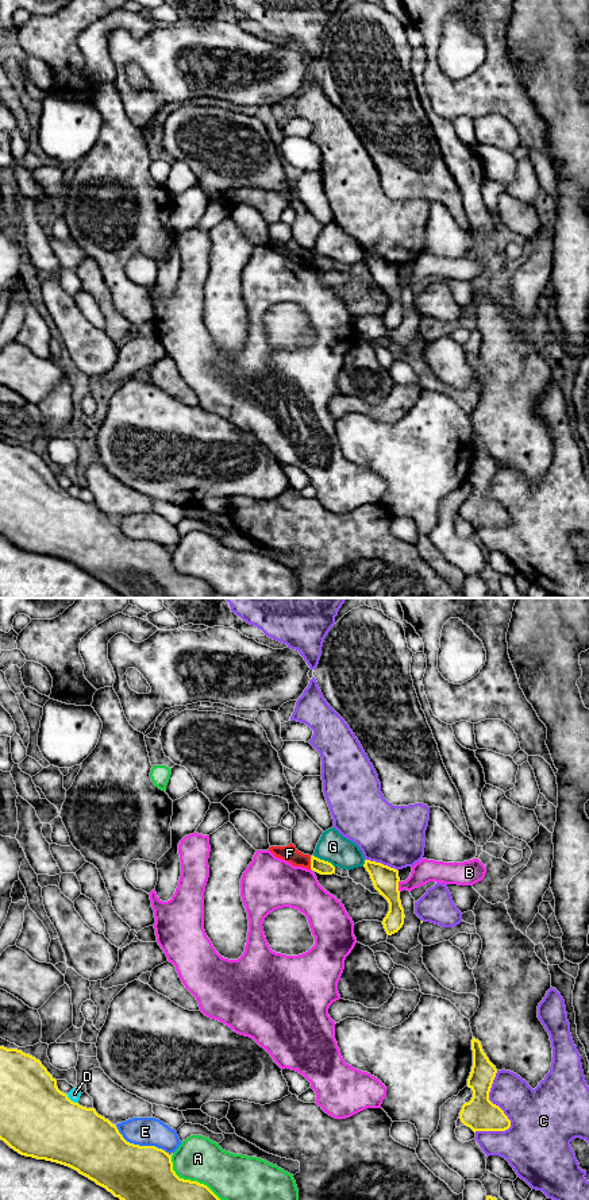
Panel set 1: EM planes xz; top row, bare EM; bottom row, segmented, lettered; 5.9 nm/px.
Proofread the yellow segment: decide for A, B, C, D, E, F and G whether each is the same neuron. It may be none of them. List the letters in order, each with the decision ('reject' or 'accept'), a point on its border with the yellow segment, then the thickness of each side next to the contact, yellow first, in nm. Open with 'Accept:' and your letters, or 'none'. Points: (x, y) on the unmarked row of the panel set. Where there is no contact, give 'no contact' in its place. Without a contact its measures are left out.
Accept: none
A: reject; contact xz (193, 577); calibres 400 and 280 nm
B: reject; contact xz (397, 281); calibres 160 and 140 nm
C: reject; contact xz (505, 510); calibres 200 and 400 nm
D: reject; contact xz (70, 496); calibres 440 and 70 nm
E: reject; contact xz (141, 541); calibres 360 and 180 nm
F: reject; contact xz (311, 258); calibres 90 and 100 nm
G: reject; contact xz (323, 255); calibres 90 and 180 nm

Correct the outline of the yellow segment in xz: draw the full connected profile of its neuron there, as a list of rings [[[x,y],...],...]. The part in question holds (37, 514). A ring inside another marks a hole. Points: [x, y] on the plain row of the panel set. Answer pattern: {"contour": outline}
{"contour": [[[0,441],[0,535],[22,551],[77,566],[124,598],[228,598],[220,595],[207,580],[180,574],[173,566],[172,551],[165,545],[127,537],[118,522],[99,510],[95,503],[72,497],[58,485],[57,475],[39,455],[4,441]]]}

